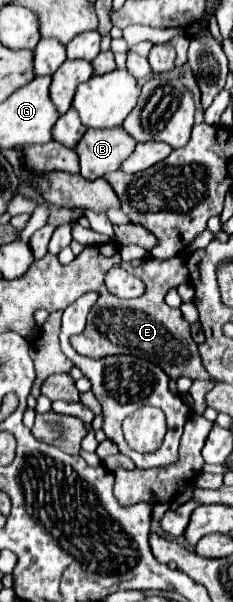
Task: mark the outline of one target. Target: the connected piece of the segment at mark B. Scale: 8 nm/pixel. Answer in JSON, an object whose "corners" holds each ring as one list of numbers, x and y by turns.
{"corners":[[122,127,88,129,76,145,82,167,80,175,84,179,98,179,110,171,120,169,120,165,132,155,134,147,136,139]]}

